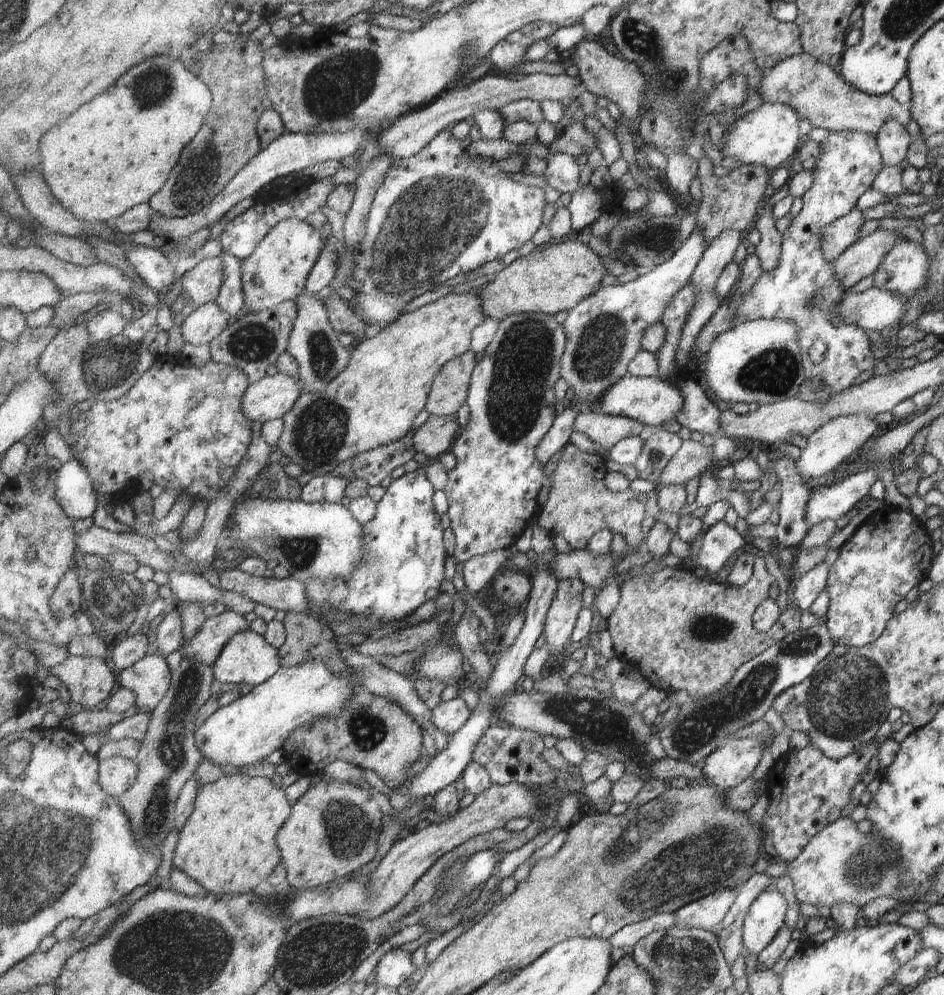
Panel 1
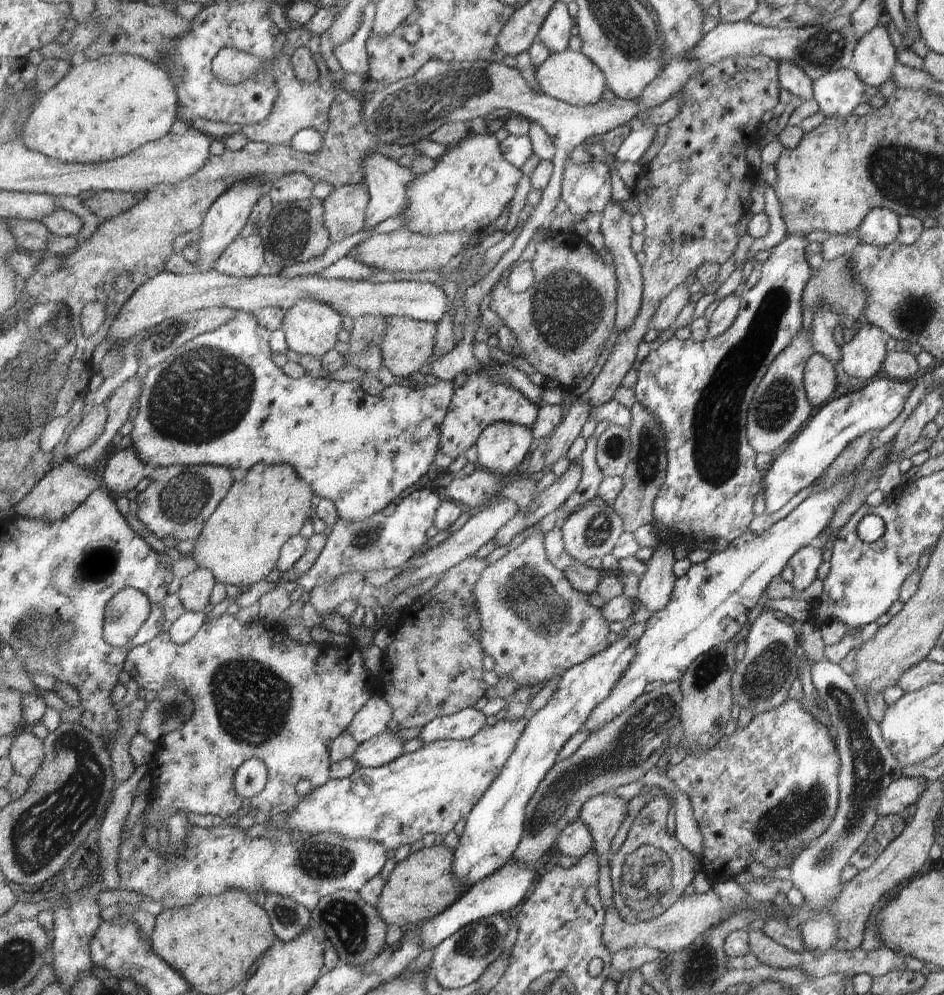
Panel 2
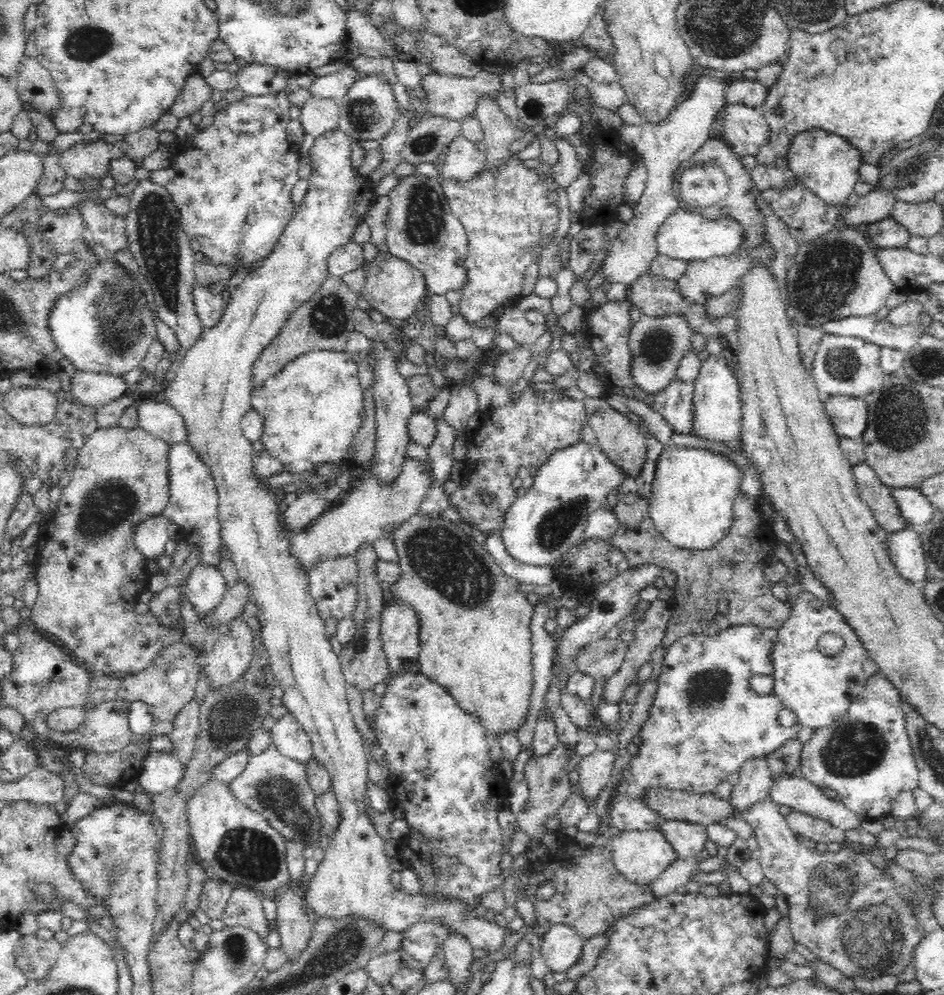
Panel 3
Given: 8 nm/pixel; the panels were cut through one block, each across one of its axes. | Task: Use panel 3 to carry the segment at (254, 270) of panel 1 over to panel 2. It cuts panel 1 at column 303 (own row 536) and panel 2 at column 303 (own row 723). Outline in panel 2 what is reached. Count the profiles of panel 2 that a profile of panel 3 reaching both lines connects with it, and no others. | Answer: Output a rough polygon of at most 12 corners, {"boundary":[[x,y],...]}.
{"boundary":[[307,298],[286,312],[289,349],[322,358],[343,329],[338,310]]}

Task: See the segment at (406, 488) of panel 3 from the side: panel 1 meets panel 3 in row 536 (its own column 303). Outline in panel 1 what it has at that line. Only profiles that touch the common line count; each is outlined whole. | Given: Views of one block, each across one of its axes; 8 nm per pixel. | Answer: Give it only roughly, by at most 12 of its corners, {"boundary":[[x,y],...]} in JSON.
{"boundary":[[325,300],[295,301],[288,351],[303,391],[321,393],[352,351],[339,342]]}

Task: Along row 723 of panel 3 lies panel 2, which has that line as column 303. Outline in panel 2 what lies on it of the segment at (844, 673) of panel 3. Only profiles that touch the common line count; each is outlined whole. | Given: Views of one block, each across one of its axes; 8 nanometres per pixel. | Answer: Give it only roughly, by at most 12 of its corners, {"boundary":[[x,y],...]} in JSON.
{"boundary":[[533,713],[330,780],[285,833],[387,852],[449,834],[506,769]]}

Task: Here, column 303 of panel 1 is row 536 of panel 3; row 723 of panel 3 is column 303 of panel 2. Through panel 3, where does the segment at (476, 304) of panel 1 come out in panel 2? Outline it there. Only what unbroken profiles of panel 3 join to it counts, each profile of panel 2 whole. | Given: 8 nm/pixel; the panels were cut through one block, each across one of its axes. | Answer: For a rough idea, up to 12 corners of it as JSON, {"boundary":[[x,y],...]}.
{"boundary":[[259,463],[195,540],[218,583],[251,586],[302,534],[317,494]]}

